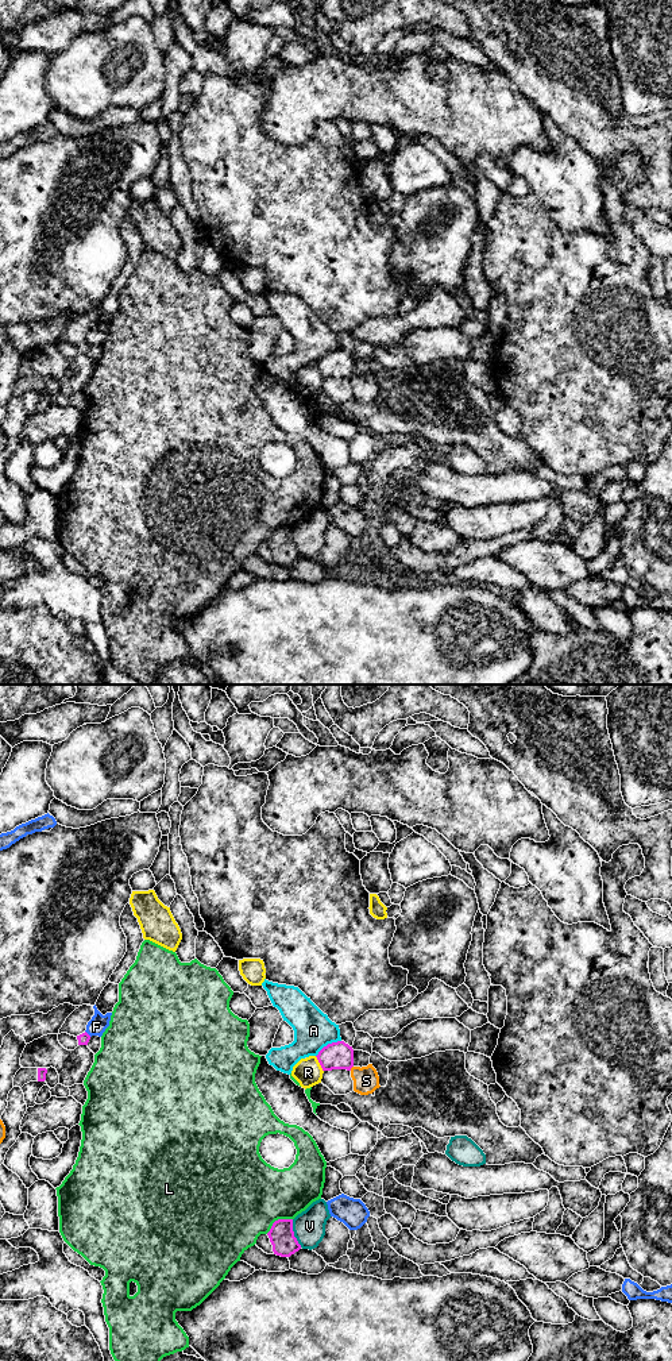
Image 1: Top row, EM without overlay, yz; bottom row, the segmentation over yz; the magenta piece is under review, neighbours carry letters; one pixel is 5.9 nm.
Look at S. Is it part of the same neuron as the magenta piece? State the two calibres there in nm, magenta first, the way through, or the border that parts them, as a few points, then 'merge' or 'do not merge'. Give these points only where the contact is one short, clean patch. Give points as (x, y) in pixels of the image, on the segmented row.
160/160 nm | along yz (352, 1065), (350, 1070) | do not merge

